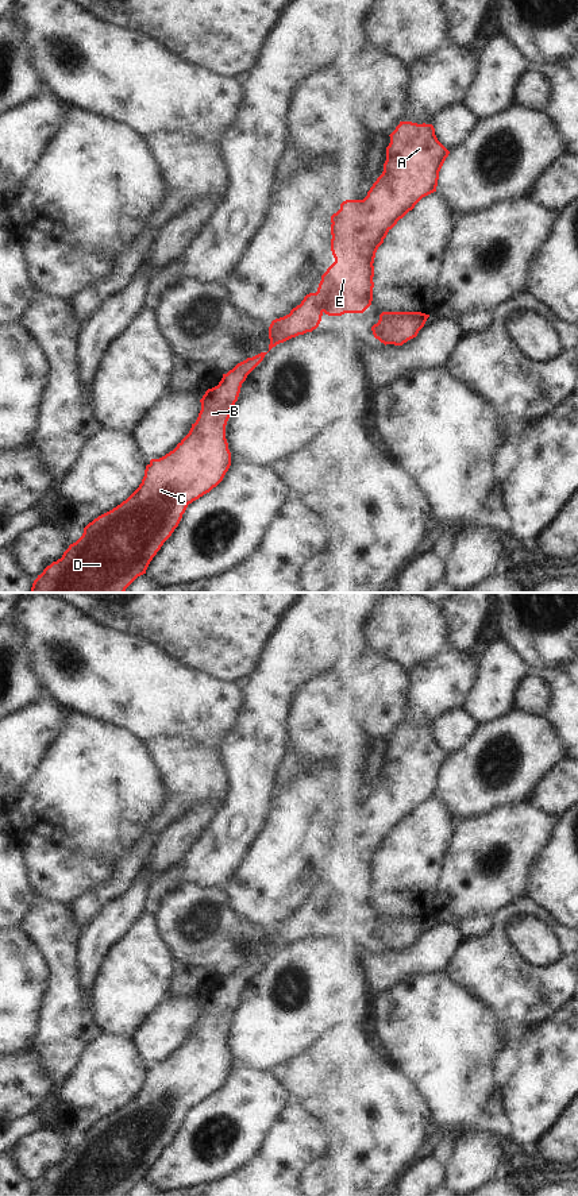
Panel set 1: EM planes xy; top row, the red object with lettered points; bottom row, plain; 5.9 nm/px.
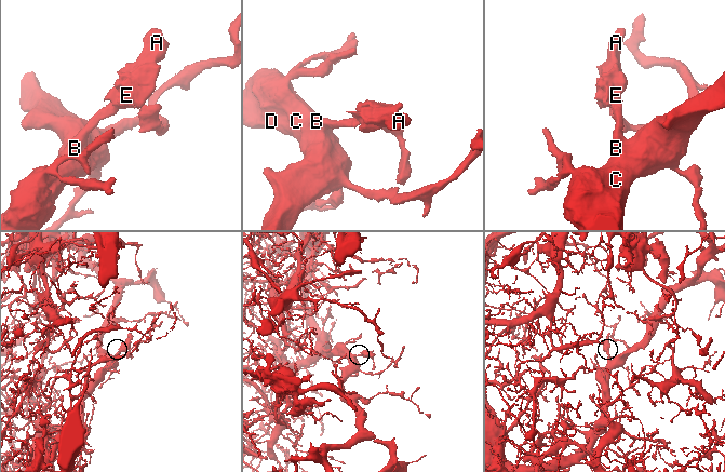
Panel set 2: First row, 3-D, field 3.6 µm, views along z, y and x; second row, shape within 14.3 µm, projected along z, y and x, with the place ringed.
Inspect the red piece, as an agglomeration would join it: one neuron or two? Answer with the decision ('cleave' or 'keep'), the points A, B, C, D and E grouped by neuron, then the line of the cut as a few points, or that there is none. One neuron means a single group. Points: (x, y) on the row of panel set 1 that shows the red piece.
keep | A B C D E | no cut

